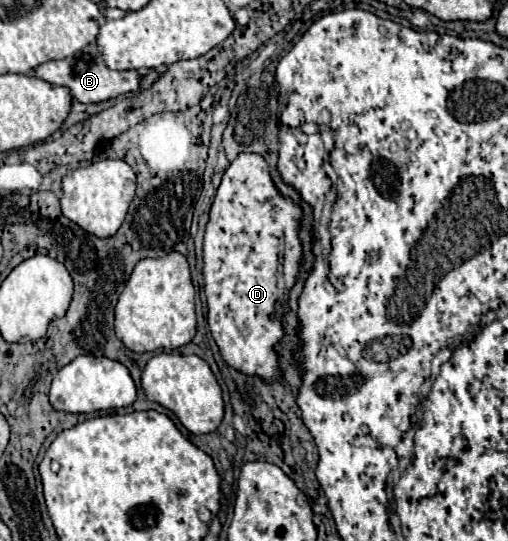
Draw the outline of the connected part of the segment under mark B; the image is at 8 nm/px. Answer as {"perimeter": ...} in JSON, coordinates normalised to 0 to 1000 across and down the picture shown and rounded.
{"perimeter":[[[171,83],[159,94],[152,94],[152,102],[140,102],[132,109],[93,113],[93,116],[77,120],[69,128],[69,142],[85,146],[93,153],[116,157],[116,161],[132,161],[140,172],[140,183],[156,187],[156,190],[199,190],[219,179],[266,168],[274,161],[270,131],[219,131],[219,128],[211,128],[203,120],[187,83]]]}

